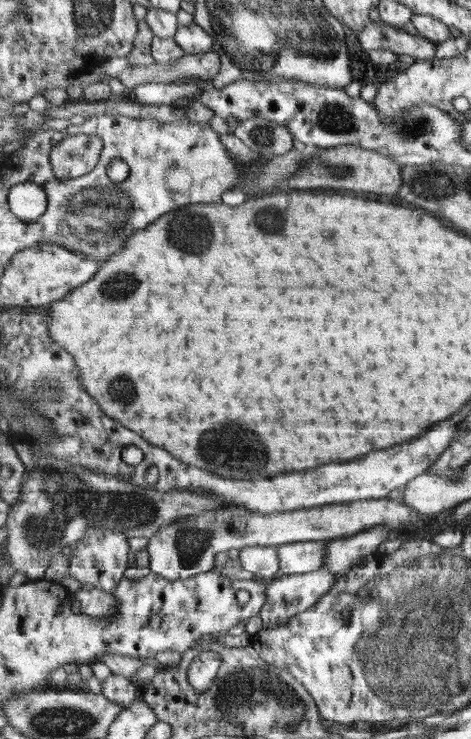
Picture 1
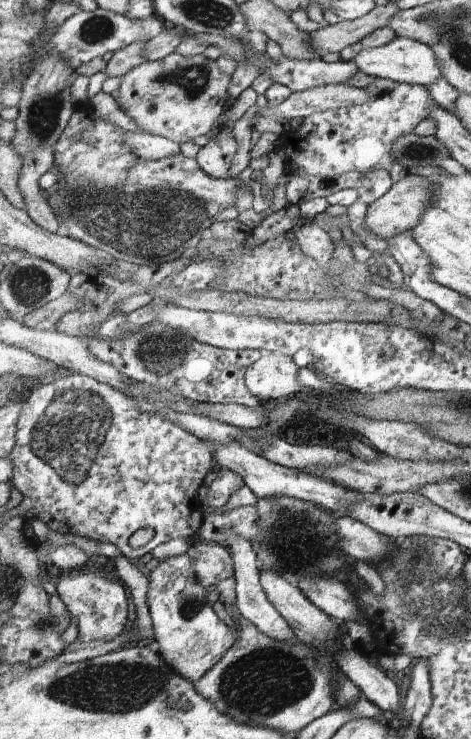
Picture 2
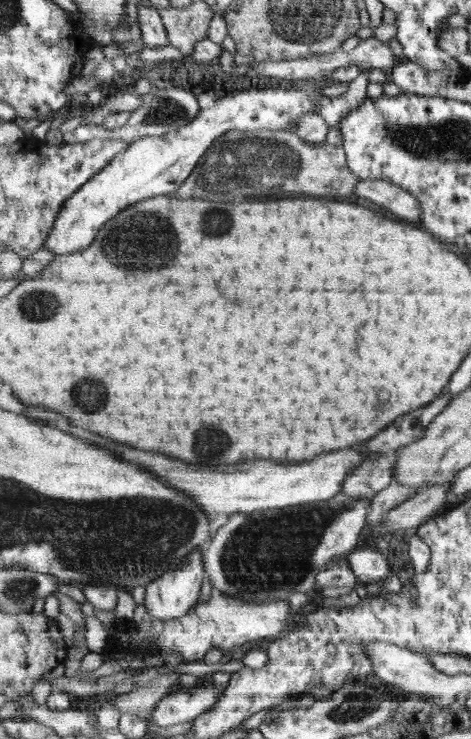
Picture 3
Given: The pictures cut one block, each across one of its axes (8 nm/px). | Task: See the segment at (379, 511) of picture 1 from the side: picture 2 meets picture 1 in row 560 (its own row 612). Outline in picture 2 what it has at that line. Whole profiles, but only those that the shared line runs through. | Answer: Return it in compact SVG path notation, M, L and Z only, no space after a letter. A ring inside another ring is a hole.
M188 553L181 554L180 556L173 556L171 558L165 558L165 560L160 562L160 565L153 571L150 575L150 590L148 593L148 606L150 609L150 617L152 620L152 625L154 626L154 635L155 635L155 648L161 657L169 664L173 666L175 670L177 670L178 674L181 674L185 679L189 681L193 681L197 683L201 681L201 678L204 678L210 671L223 660L223 658L227 655L227 652L233 648L233 644L238 639L239 630L235 630L233 625L227 625L220 616L217 616L217 611L213 610L212 606L209 606L206 600L206 595L208 589L201 585L201 582L197 579L197 574L195 574L195 570L193 570L193 562L191 562L191 558Z

